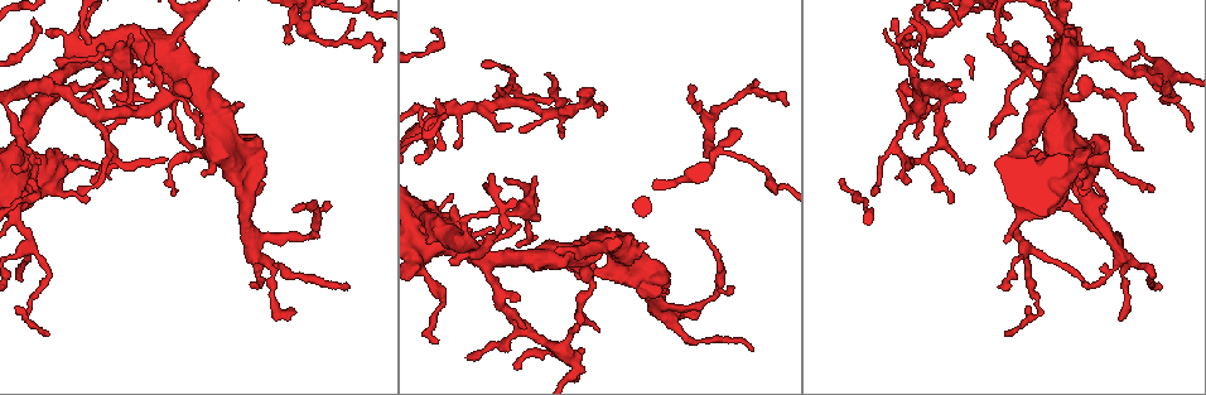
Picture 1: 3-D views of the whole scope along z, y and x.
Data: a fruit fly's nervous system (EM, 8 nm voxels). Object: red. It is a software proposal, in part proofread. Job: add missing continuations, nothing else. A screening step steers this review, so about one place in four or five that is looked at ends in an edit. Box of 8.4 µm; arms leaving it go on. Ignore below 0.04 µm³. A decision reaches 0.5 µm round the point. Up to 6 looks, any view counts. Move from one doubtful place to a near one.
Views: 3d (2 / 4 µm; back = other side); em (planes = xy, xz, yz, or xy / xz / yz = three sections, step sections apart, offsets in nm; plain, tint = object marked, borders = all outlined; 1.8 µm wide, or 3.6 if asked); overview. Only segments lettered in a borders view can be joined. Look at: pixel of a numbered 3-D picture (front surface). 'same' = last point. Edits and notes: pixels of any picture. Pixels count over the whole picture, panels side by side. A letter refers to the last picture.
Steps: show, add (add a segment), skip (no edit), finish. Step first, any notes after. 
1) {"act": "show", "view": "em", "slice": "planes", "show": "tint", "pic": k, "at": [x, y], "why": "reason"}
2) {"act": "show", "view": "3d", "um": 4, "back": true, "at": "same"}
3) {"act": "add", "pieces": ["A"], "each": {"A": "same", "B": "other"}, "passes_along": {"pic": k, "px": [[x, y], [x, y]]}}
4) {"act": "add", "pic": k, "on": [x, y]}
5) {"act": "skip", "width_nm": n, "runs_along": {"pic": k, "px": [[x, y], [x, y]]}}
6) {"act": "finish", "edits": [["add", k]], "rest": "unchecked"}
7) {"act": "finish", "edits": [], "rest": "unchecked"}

{"act": "show", "view": "em", "slice": "planes", "show": "tint", "pic": 1, "at": [910, 60], "why": "tapers out"}

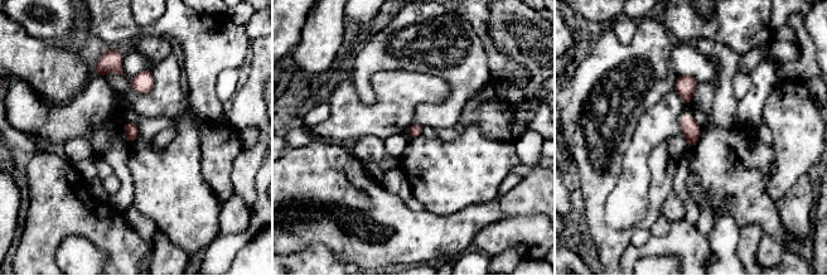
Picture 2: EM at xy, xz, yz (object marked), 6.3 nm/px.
{"act": "show", "view": "em", "slice": "planes", "show": "borders", "at": "same"}

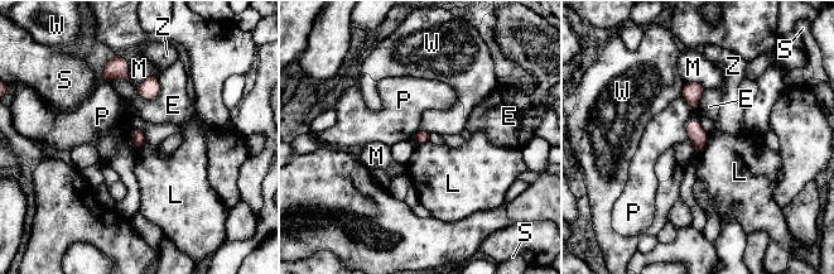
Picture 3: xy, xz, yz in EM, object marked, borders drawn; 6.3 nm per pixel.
{"act": "skip", "longest_contact_nm": ["E", 340], "each": {"E": "other", "L": "other", "M": "other", "P": "other", "S": "other", "W": "other", "Z": "other"}, "border": {"pic": 3, "px": [[709, 134], [705, 147], [699, 153]]}, "found": "no lettered segment goes on from it"}

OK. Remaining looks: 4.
{"act": "show", "view": "em", "slice": "planes", "show": "plain", "pic": 1, "at": [235, 173], "why": "abrupt turn"}

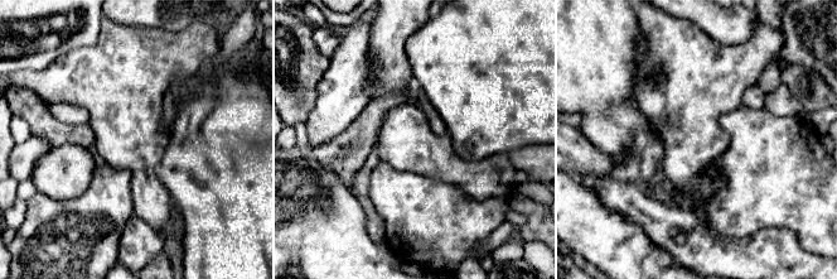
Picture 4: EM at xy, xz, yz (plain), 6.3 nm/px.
{"act": "show", "view": "em", "slice": "planes", "show": "borders", "at": "same"}

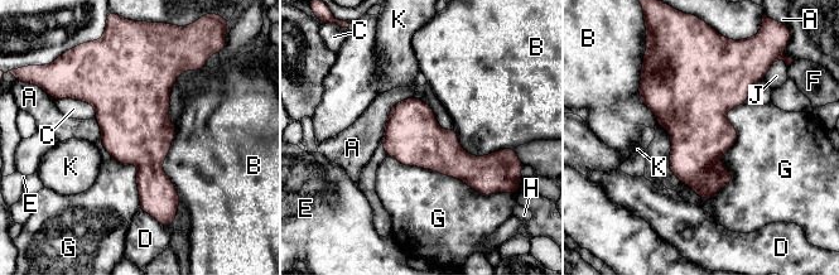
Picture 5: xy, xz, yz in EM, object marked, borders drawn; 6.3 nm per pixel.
{"act": "skip", "width_nm": 360, "each": {"A": "other", "B": "other", "C": "other", "D": "other", "E": "other", "F": "other", "G": "other", "H": "other", "J": "other", "K": "other"}, "border": {"pic": 5, "px": [[748, 97], [699, 198]]}, "found": "no lettered segment goes on from it"}

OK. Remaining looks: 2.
{"act": "show", "view": "em", "slice": "planes", "show": "tint", "pic": 1, "at": [1084, 84], "why": "thick turns thin"}

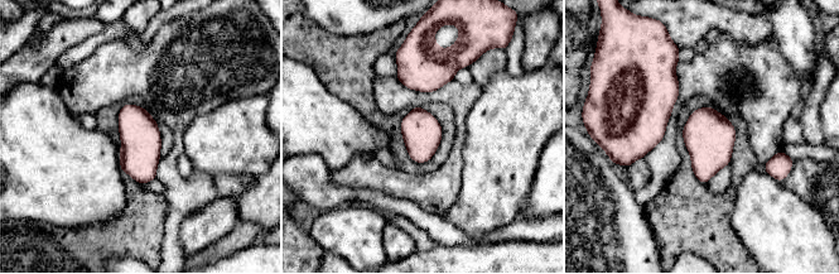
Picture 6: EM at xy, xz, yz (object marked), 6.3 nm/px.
{"act": "show", "view": "em", "slice": "planes", "show": "borders", "at": "same", "why": "see the neighbours"}

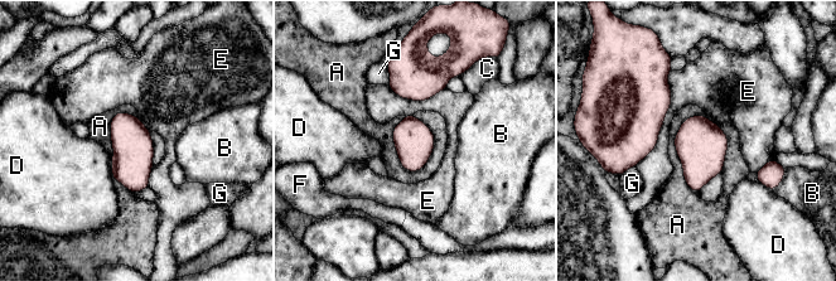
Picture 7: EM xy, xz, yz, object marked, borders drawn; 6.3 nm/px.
{"act": "skip", "each": {"A": "other", "B": "other", "C": "other", "D": "other", "E": "other", "F": "other", "G": "other"}, "border": {"pic": 7, "px": [[671, 69], [658, 140], [636, 165]]}, "found": "none of them fits"}

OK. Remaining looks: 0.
{"act": "finish", "edits": [], "rest": "unchecked"}

